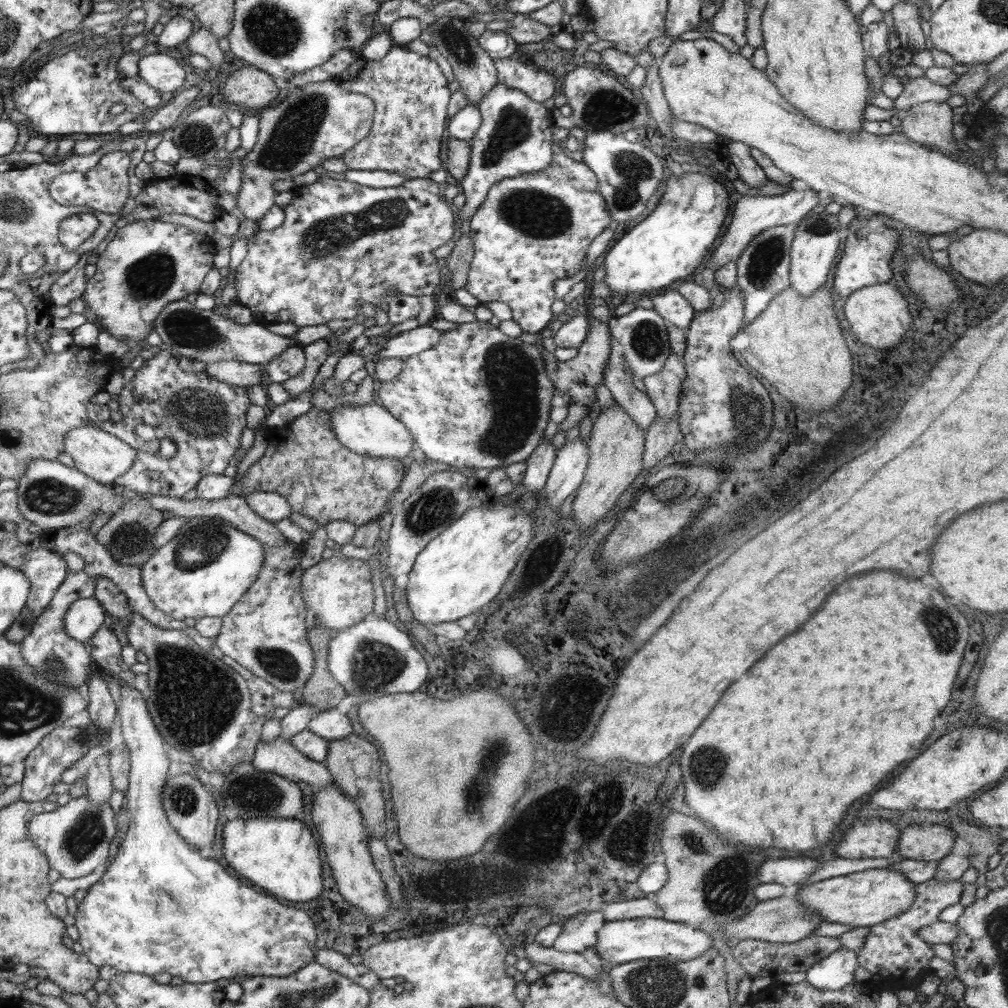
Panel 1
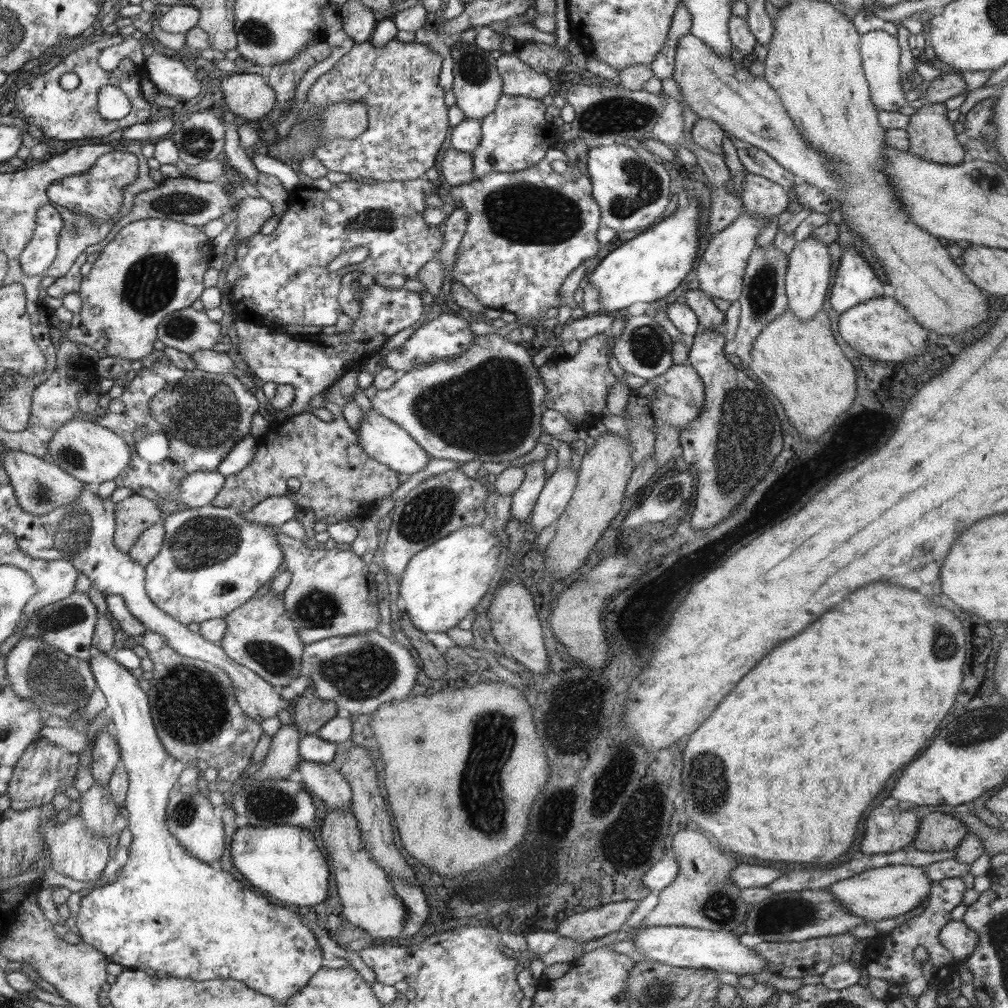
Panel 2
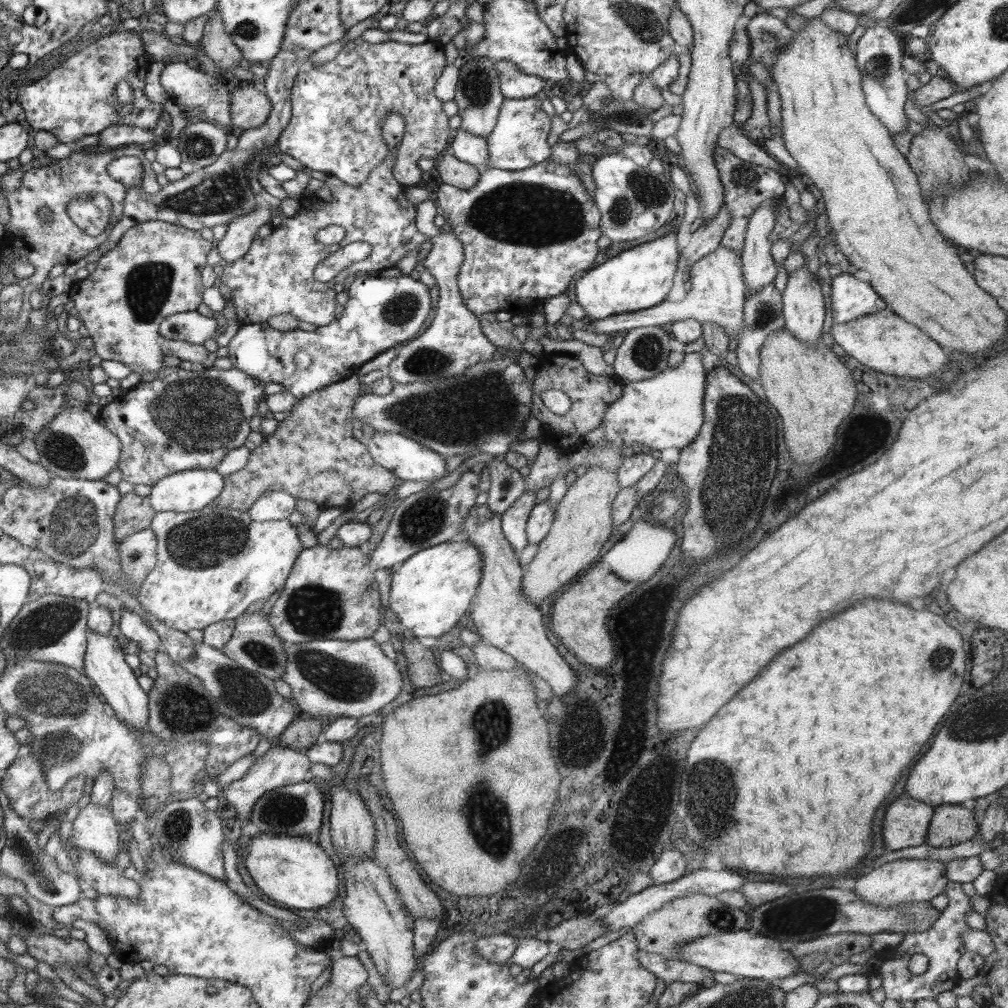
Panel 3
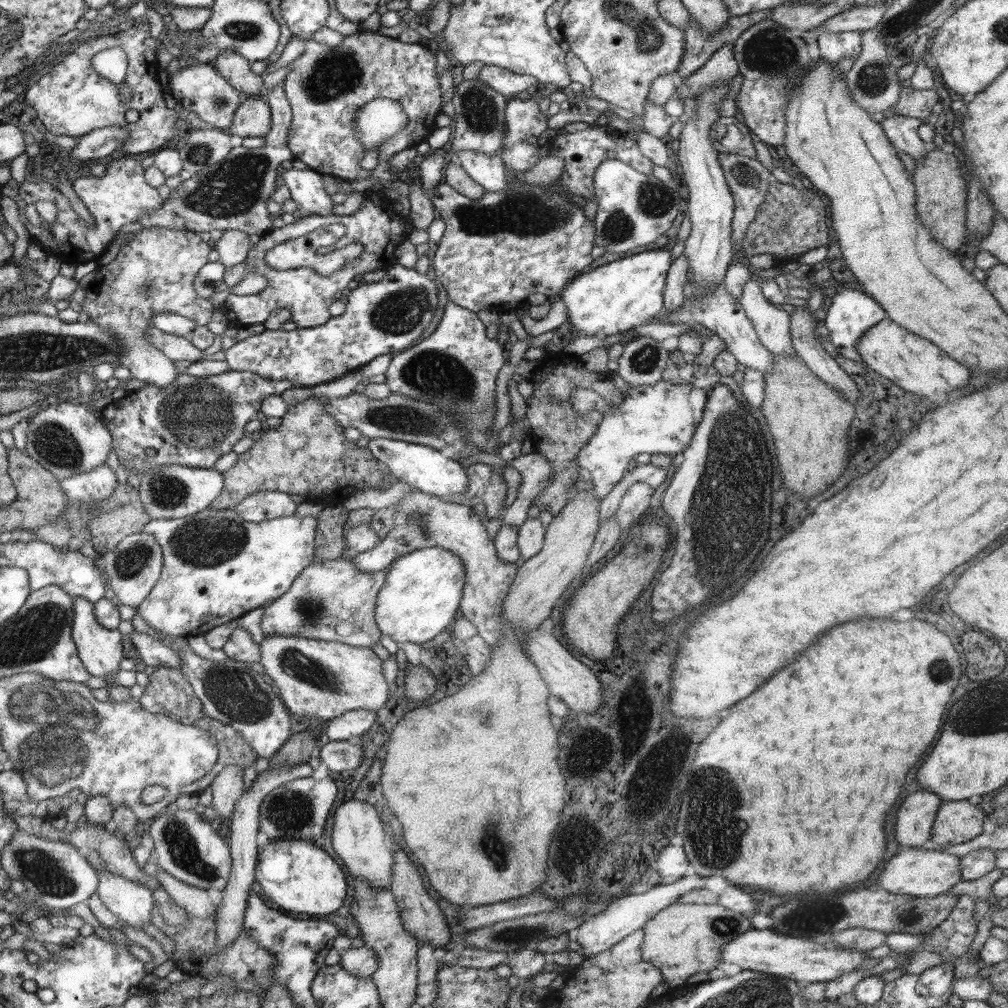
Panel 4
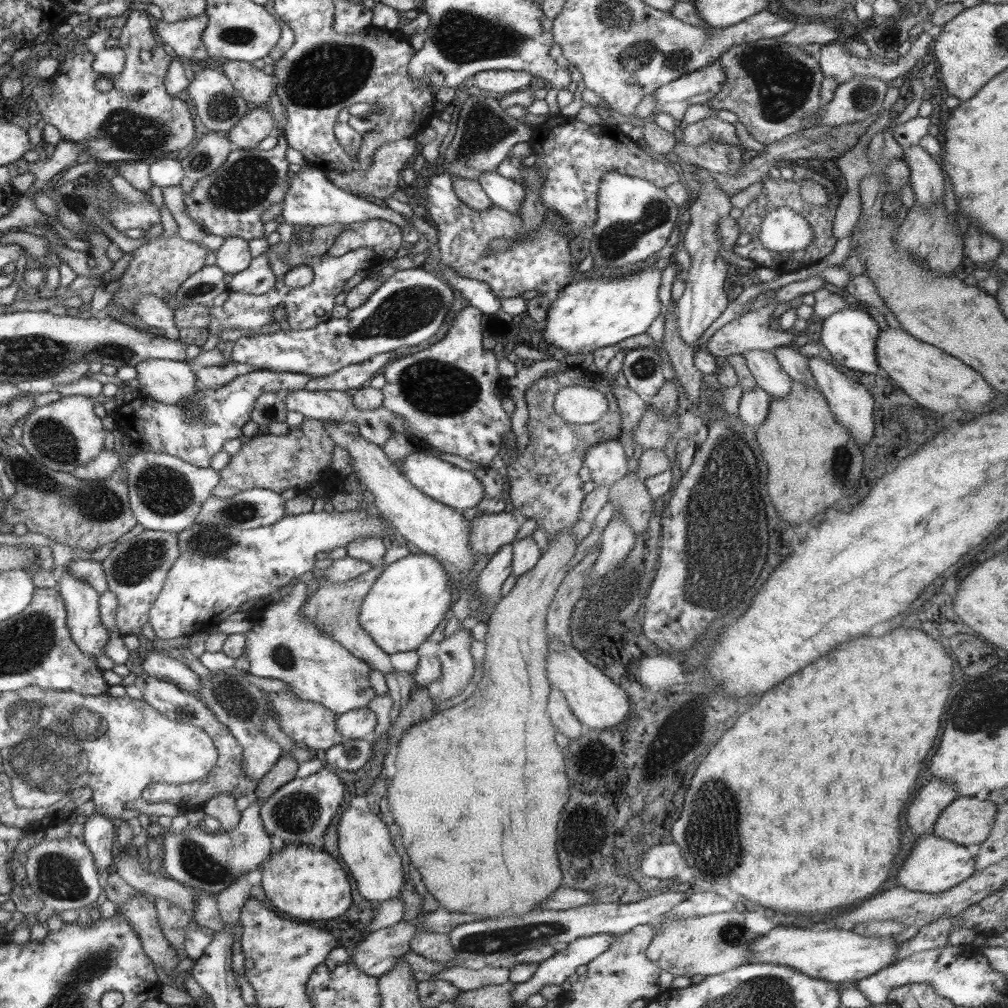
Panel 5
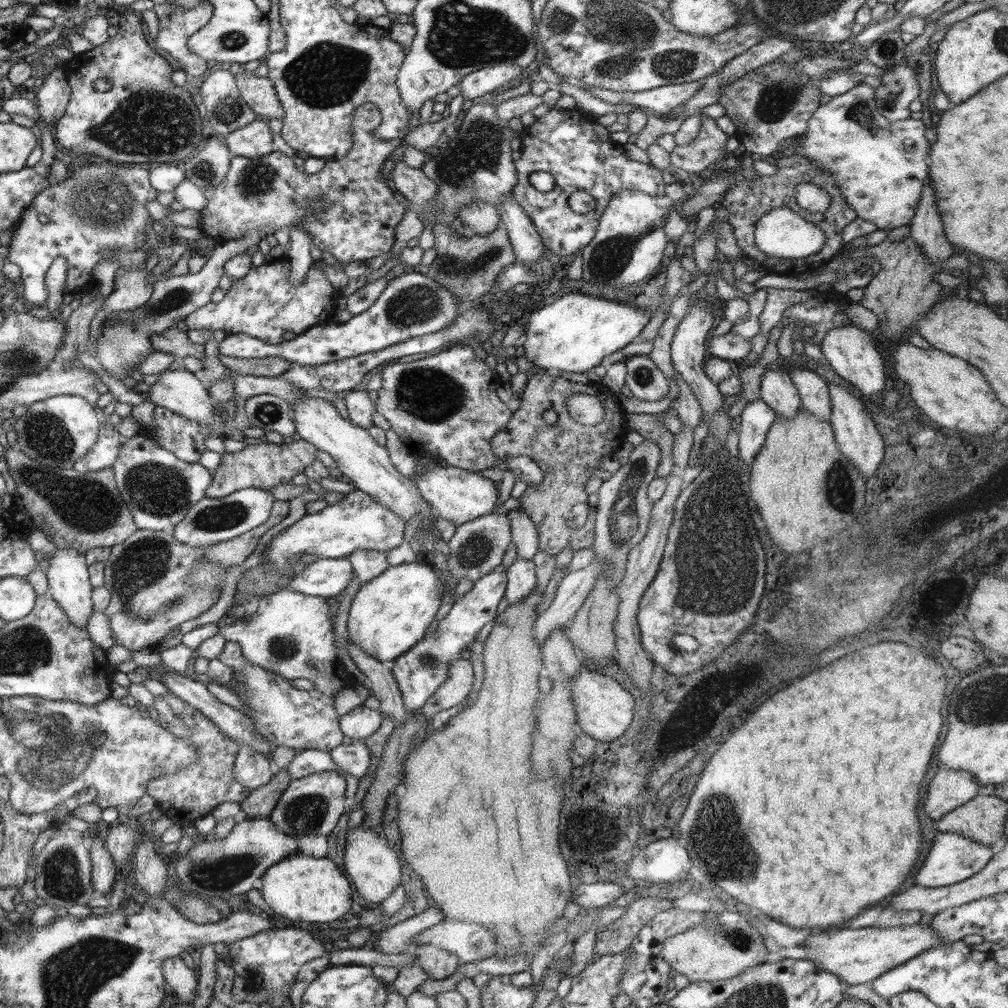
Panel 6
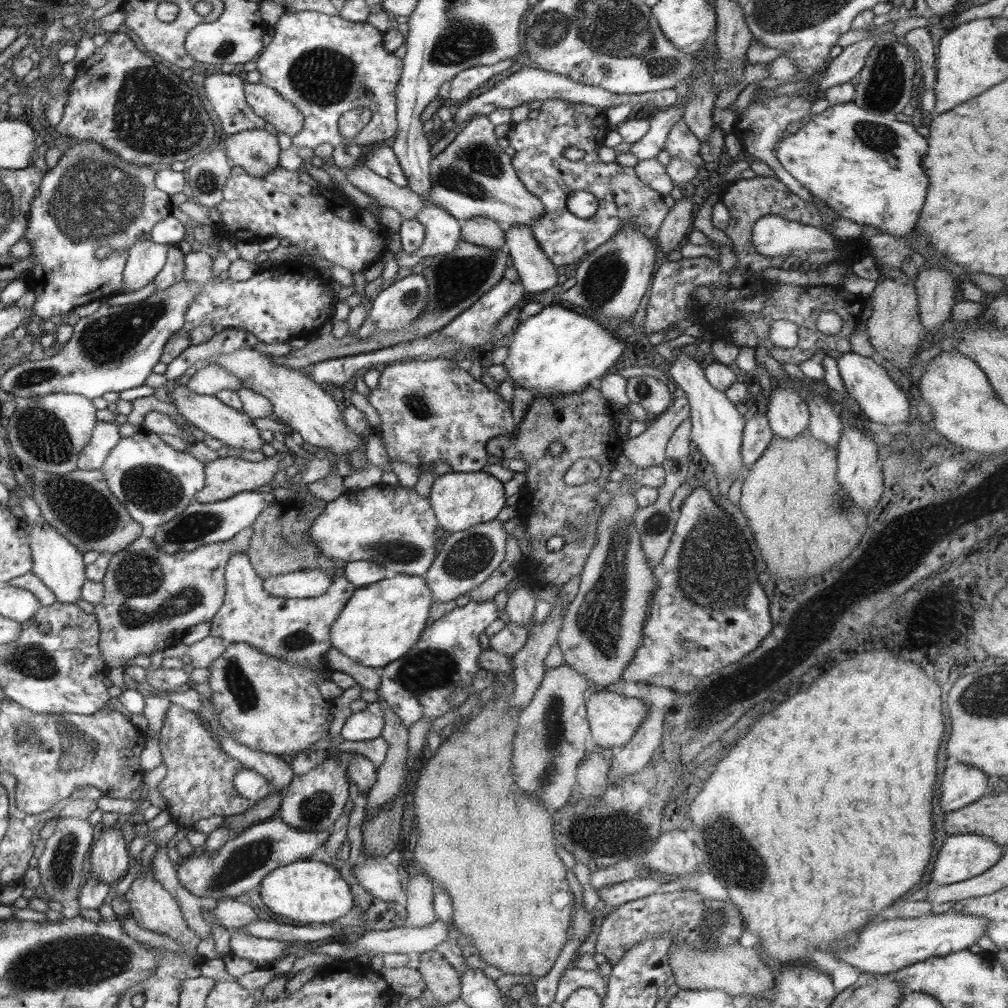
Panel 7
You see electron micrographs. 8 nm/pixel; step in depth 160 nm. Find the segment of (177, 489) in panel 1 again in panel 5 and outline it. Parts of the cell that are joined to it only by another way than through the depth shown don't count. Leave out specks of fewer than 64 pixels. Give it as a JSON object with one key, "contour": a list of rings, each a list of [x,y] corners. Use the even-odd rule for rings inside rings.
{"contour":[[[405,348],[384,352],[371,356],[360,364],[350,364],[328,376],[308,376],[301,372],[270,372],[267,370],[252,371],[246,369],[238,378],[220,388],[197,387],[192,398],[180,401],[178,404],[164,404],[154,400],[154,397],[141,394],[117,406],[109,422],[112,427],[120,430],[131,442],[142,450],[163,452],[184,460],[200,468],[208,468],[212,457],[218,454],[226,440],[234,440],[242,436],[242,426],[251,420],[251,412],[258,396],[265,392],[282,395],[284,390],[314,391],[346,391],[350,388],[361,389],[371,381],[374,374],[378,375],[380,368],[385,368],[386,362],[404,354]]]}

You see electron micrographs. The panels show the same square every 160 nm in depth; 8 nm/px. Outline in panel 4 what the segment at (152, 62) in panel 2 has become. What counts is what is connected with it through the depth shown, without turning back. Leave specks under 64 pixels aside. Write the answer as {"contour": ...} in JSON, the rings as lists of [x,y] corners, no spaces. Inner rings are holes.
{"contour":[[[198,65],[182,68],[178,72],[169,71],[168,90],[184,109],[200,117],[203,125],[220,130],[231,127],[236,109],[242,104],[242,94],[233,88],[212,66]]]}

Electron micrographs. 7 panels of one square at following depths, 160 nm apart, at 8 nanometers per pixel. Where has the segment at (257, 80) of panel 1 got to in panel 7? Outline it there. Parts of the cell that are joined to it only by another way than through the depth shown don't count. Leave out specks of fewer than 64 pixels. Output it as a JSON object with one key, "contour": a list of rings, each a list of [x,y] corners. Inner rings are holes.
{"contour":[[[246,130],[230,135],[226,138],[224,148],[230,160],[245,168],[251,175],[266,176],[274,168],[280,167],[280,146],[276,142],[276,136],[268,130]]]}

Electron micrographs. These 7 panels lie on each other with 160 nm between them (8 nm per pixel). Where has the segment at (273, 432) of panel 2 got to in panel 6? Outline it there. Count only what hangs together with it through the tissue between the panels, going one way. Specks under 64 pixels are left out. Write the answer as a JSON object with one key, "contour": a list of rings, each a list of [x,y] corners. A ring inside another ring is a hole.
{"contour":[[[304,439],[291,440],[281,445],[266,441],[266,443],[245,445],[238,452],[221,453],[220,466],[214,470],[213,484],[208,488],[208,498],[222,498],[242,488],[261,488],[269,491],[278,484],[291,483],[296,474],[304,472],[316,460],[318,449]]]}

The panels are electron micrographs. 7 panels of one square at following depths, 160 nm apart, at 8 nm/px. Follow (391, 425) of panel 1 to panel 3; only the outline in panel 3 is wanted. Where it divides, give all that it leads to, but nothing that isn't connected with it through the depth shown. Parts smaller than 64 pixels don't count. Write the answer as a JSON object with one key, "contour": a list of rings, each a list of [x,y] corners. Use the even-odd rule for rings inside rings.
{"contour":[[[375,431],[374,435],[366,441],[367,449],[371,454],[372,460],[384,468],[393,472],[403,481],[412,480],[413,482],[442,478],[446,472],[445,457],[426,448],[423,444],[404,436],[398,432]]]}

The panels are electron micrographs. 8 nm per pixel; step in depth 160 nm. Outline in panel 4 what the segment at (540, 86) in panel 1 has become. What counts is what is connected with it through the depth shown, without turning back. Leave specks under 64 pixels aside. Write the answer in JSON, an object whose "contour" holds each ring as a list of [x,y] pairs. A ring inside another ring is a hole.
{"contour":[[[483,66],[479,76],[492,90],[509,98],[531,88],[535,89],[538,84],[534,76],[516,74],[498,66]]]}

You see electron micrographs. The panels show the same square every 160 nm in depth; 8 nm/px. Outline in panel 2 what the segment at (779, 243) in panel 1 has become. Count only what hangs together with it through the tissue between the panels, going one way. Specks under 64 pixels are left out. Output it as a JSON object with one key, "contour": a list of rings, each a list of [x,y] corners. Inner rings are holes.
{"contour":[[[772,242],[764,248],[754,249],[742,275],[742,294],[738,297],[741,313],[735,341],[737,344],[736,354],[746,365],[751,359],[751,346],[760,331],[780,313],[788,309],[788,297],[785,289],[787,257],[782,251],[778,252],[775,248],[776,246]]]}

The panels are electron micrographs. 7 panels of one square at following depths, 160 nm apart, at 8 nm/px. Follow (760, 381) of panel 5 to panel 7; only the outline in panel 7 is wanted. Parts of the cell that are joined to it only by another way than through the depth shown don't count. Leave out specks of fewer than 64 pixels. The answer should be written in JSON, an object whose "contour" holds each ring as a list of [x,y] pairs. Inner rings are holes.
{"contour":[[[773,388],[764,413],[773,433],[784,438],[794,438],[809,425],[807,404],[796,388]]]}

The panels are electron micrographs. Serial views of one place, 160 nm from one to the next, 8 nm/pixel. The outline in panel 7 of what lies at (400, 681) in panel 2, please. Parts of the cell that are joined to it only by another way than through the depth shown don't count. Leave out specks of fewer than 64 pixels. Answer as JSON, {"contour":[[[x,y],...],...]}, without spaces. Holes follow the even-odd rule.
{"contour":[[[236,552],[236,555],[230,557],[229,564],[225,568],[225,584],[228,586],[225,592],[225,601],[220,611],[210,621],[210,635],[220,637],[230,644],[249,644],[260,652],[266,653],[266,656],[279,658],[290,665],[310,665],[314,669],[324,669],[324,665],[327,665],[325,654],[332,647],[331,624],[338,619],[342,609],[346,607],[346,602],[356,590],[354,584],[344,576],[344,573],[338,572],[332,587],[328,588],[328,591],[320,597],[308,599],[274,597],[266,592],[261,577],[255,572],[244,552]]]}

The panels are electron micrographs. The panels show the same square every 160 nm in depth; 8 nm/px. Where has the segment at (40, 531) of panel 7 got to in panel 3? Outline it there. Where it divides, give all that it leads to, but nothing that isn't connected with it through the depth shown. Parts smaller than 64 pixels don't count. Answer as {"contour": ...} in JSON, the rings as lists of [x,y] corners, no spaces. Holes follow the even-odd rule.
{"contour":[[[91,629],[88,636],[84,672],[98,686],[100,694],[104,696],[104,700],[114,709],[120,720],[125,721],[135,730],[143,730],[149,726],[149,693],[144,692],[140,687],[136,674],[126,662],[125,654],[116,637],[93,632]]]}

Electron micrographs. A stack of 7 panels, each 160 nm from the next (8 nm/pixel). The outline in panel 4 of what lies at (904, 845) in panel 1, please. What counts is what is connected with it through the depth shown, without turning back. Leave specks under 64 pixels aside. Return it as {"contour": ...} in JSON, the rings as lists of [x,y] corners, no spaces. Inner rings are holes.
{"contour":[[[968,800],[942,801],[932,825],[930,844],[962,844],[982,832],[988,809]]]}

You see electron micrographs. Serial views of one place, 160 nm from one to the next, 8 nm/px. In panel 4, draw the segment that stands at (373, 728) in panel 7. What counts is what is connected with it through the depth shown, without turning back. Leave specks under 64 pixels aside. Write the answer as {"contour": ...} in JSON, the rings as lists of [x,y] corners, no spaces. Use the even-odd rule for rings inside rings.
{"contour":[[[351,710],[327,721],[324,730],[328,740],[346,741],[359,739],[376,720],[376,714],[372,710]]]}

